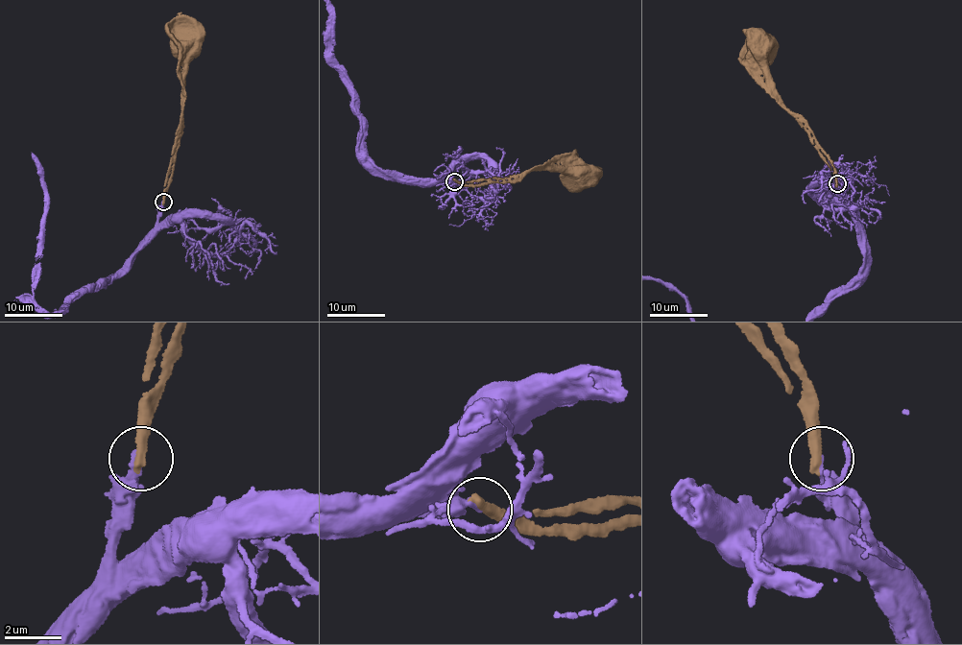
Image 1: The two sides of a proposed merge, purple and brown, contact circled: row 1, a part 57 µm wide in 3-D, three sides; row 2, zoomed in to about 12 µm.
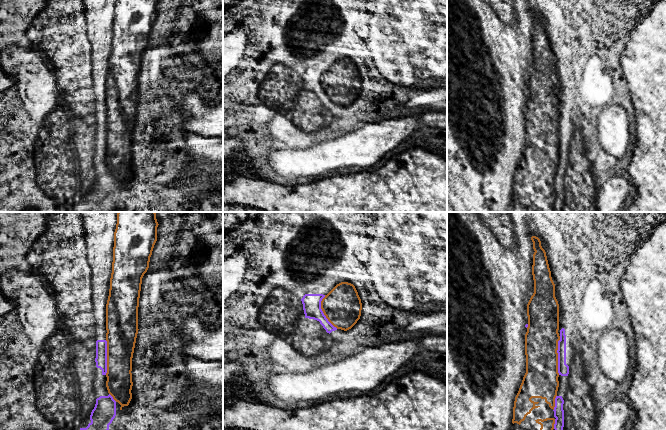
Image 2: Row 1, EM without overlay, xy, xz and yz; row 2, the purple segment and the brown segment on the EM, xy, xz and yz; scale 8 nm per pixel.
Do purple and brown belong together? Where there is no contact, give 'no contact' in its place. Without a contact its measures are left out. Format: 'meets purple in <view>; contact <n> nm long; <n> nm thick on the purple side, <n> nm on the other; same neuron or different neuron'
meets purple in yz; contact 320 nm long; 100 nm thick on the purple side, 280 nm on the other; different neuron

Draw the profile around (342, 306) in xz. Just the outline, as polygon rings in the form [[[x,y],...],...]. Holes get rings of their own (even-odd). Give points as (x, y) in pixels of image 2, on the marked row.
[[[341,282],[322,299],[321,309],[334,327],[347,331],[360,319],[362,303],[355,286]]]

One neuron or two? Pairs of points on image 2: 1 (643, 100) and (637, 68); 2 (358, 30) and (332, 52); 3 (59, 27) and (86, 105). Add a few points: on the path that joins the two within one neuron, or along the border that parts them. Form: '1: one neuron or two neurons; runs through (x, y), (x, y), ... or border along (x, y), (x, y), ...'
1: one neuron; runs through (643, 92), (643, 76)
2: one neuron; runs through (352, 32), (338, 46)
3: one neuron; runs through (64, 46), (67, 50), (73, 73), (86, 86)

